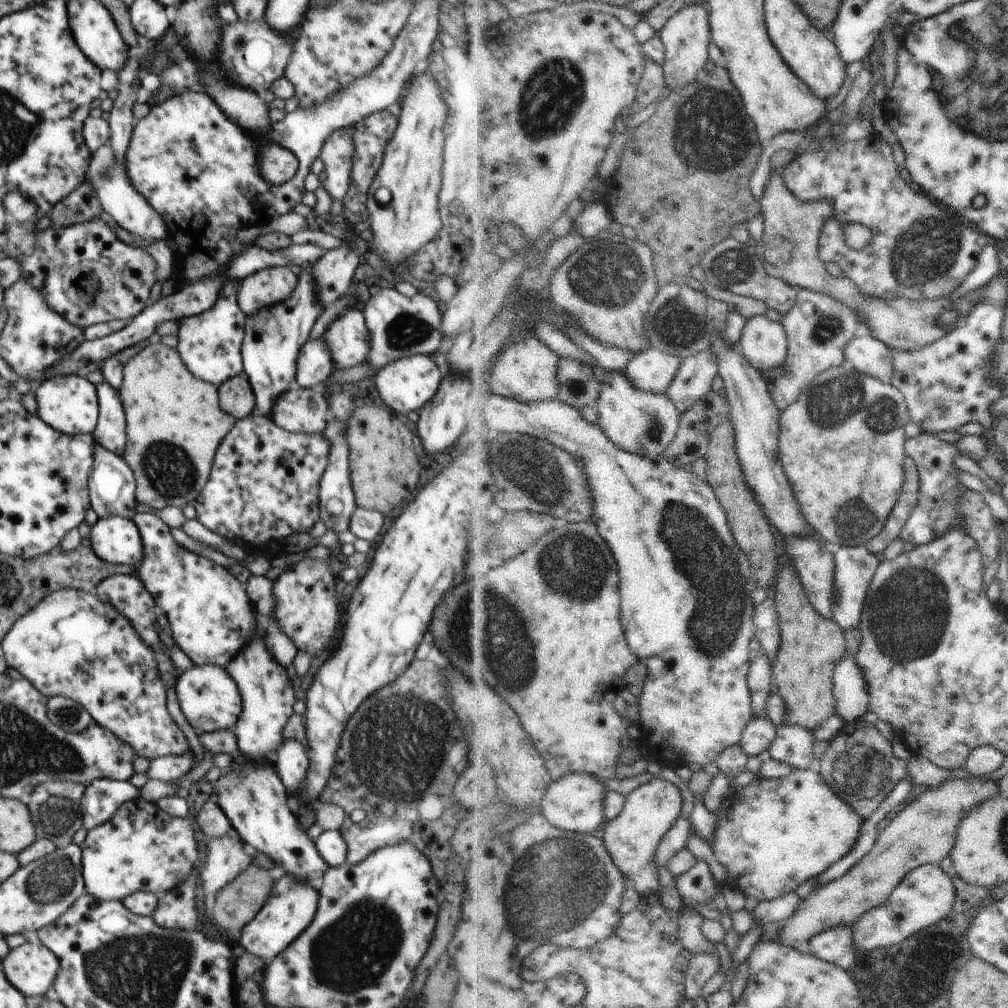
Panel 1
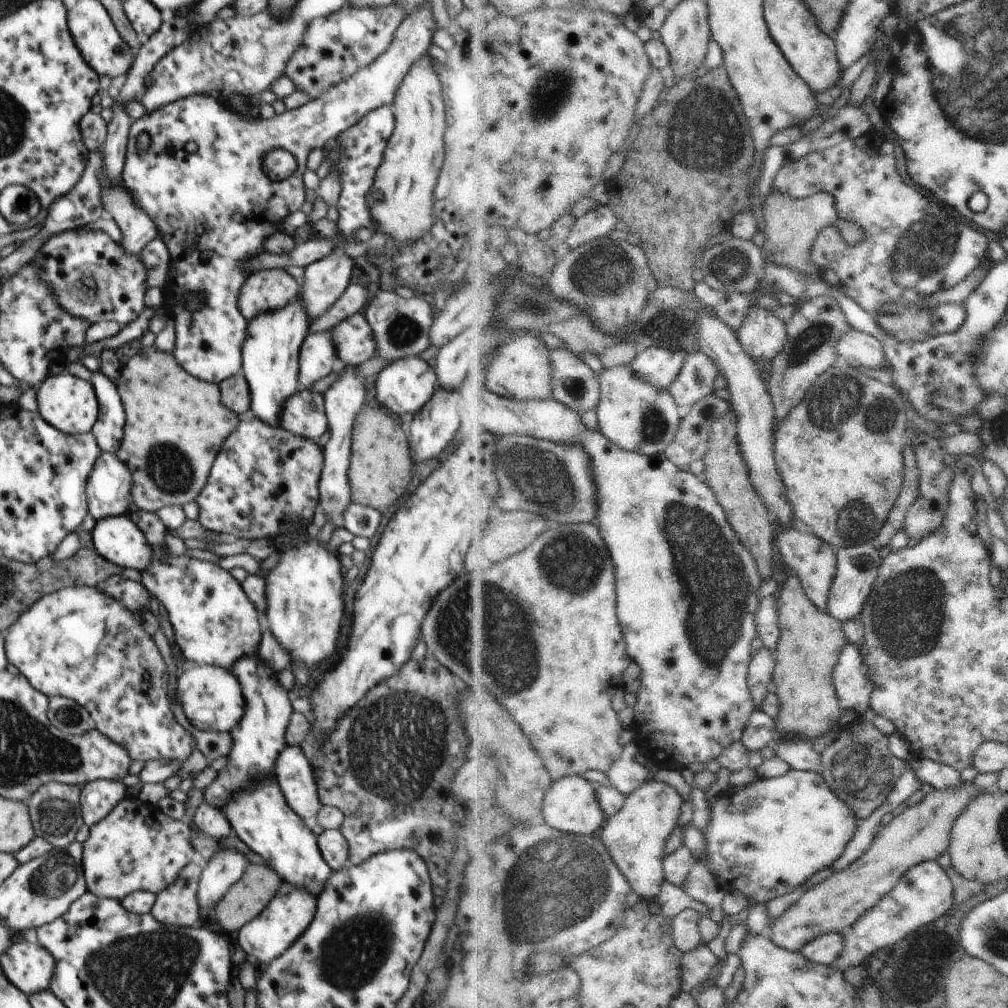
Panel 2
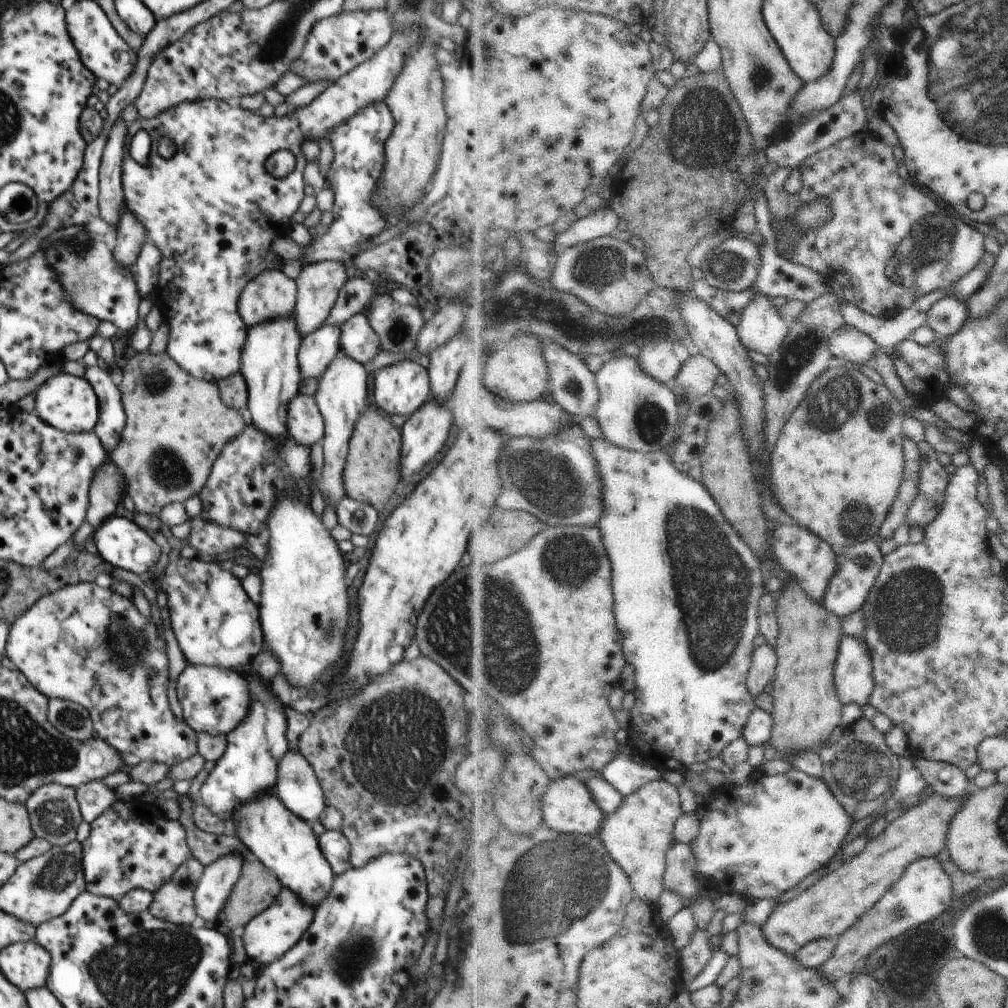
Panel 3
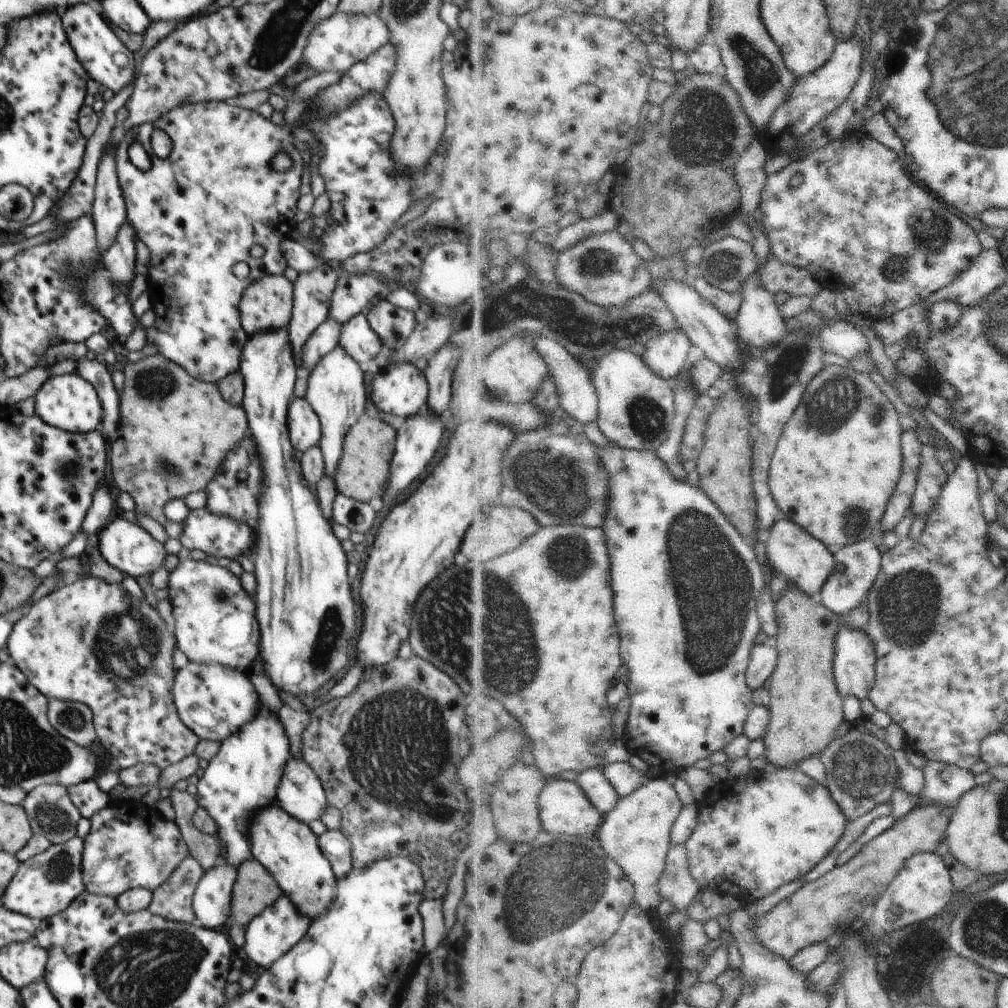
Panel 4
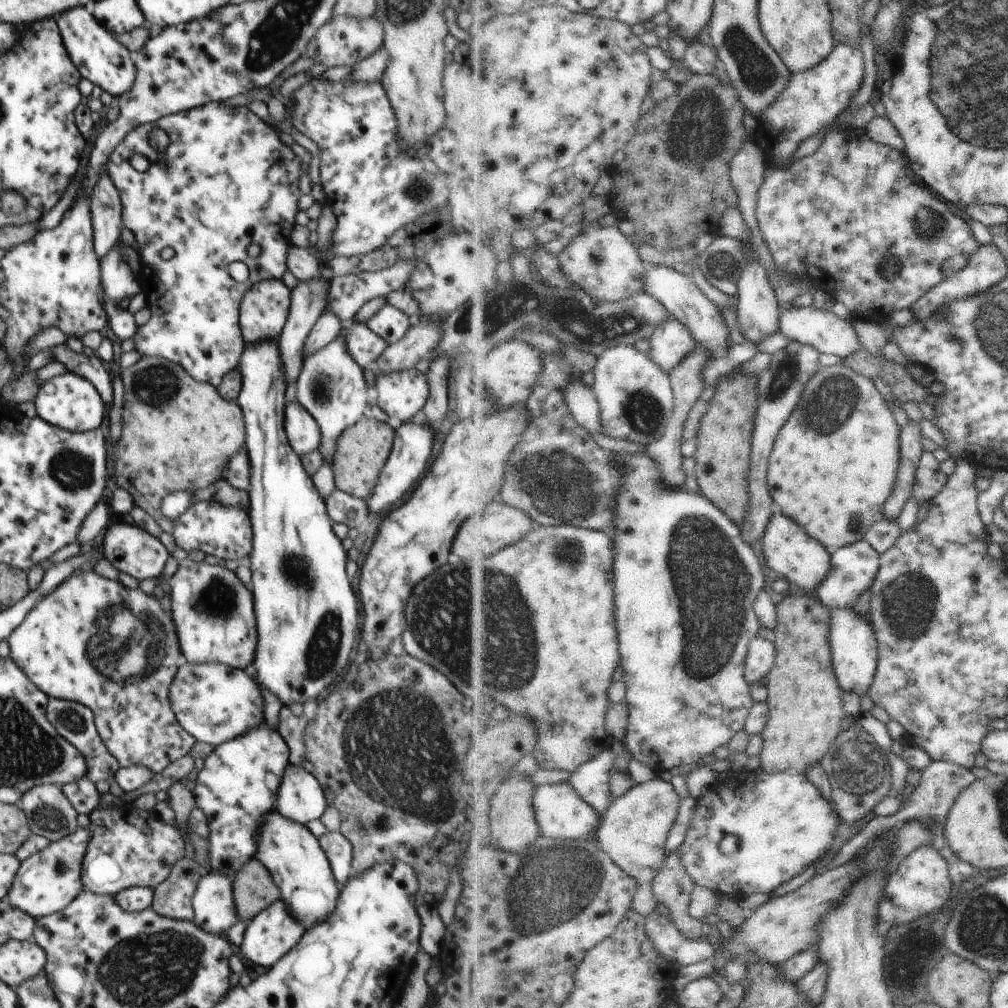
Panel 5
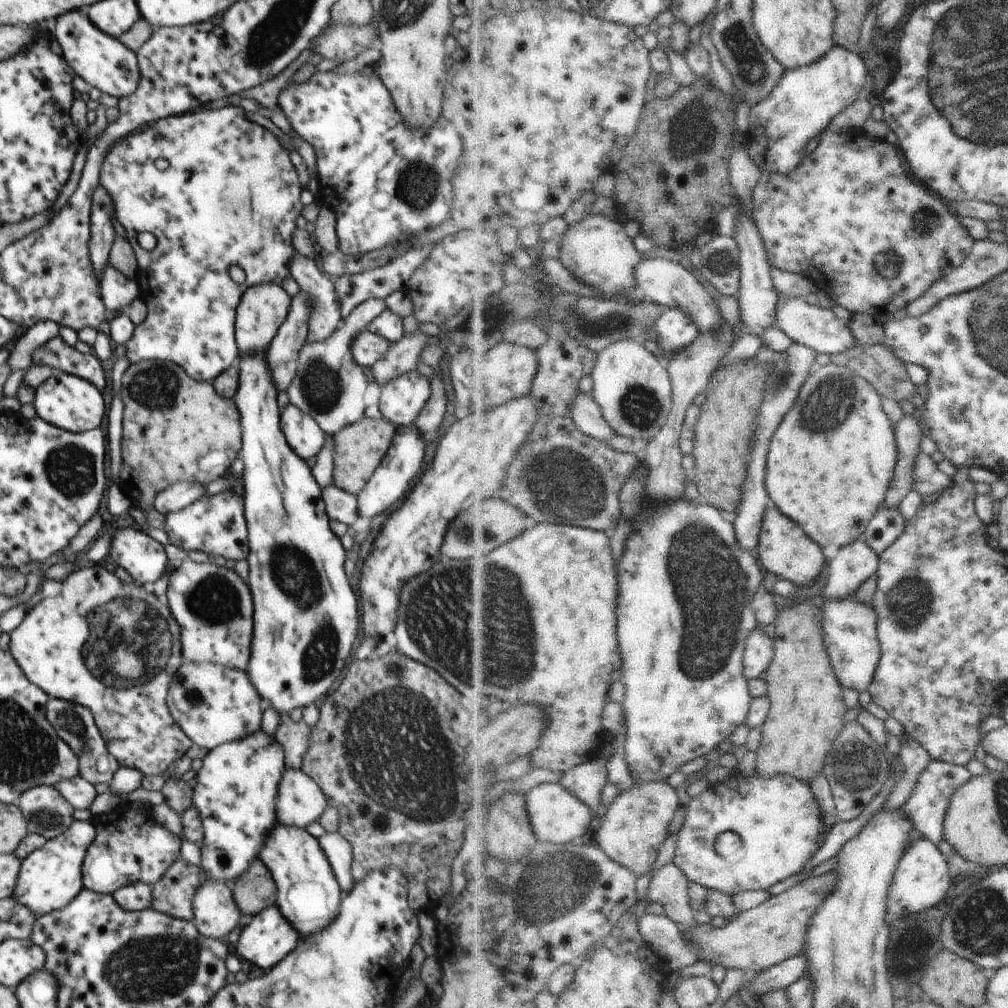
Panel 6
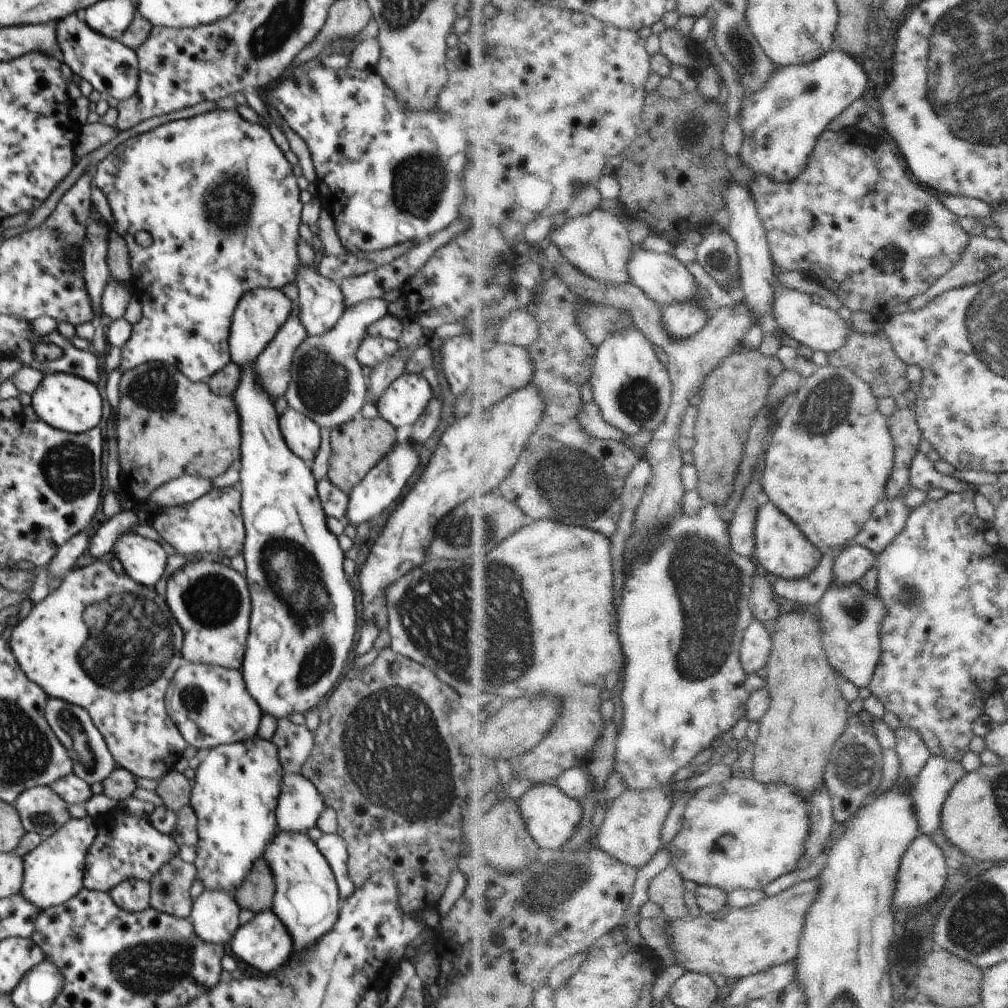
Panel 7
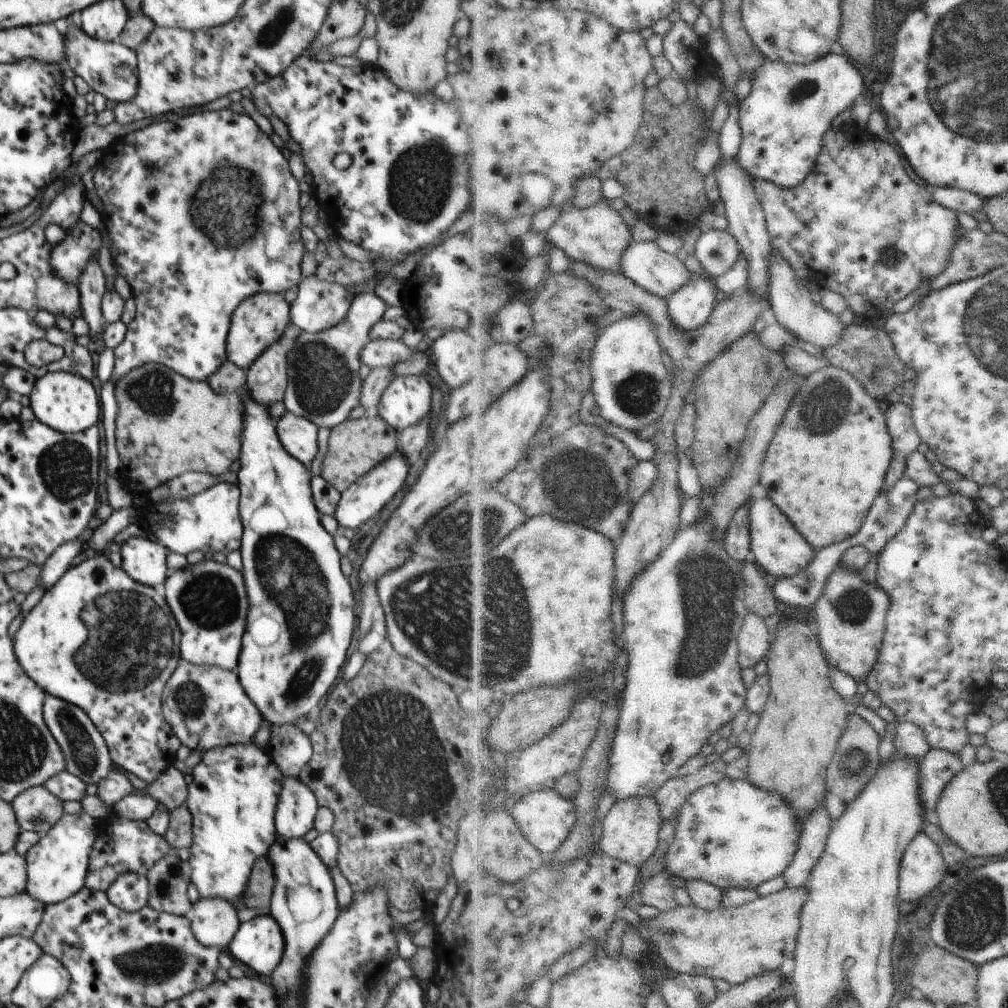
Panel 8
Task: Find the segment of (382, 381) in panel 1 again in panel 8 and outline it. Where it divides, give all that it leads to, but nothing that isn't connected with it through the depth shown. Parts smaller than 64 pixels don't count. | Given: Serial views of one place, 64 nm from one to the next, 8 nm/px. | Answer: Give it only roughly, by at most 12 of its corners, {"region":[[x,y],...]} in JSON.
{"region":[[424,373],[397,376],[378,415],[402,432],[430,413]]}

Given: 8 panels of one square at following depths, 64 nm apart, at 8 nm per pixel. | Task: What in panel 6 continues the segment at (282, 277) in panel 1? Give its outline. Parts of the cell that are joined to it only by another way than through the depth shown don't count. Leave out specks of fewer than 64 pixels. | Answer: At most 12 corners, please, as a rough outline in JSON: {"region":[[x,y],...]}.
{"region":[[276,283],[254,285],[237,306],[240,358],[267,350],[291,297]]}

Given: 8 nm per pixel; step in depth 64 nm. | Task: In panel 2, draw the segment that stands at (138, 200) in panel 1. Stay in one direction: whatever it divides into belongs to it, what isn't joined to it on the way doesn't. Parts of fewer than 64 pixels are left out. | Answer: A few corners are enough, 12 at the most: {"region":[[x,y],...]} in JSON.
{"region":[[98,176],[103,207],[124,235],[127,253],[140,254],[159,236],[157,224],[122,180]]}

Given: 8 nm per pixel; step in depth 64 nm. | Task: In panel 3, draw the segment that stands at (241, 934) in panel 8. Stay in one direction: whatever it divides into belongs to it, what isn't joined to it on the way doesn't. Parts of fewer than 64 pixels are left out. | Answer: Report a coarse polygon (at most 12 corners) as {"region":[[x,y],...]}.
{"region":[[283,887],[245,924],[248,960],[268,966],[308,930],[315,910]]}

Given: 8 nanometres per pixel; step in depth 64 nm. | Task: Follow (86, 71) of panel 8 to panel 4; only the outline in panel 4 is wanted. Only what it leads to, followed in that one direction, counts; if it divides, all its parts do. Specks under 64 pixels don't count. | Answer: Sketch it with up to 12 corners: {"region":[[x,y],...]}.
{"region":[[88,4],[62,16],[89,79],[115,94],[134,83],[137,53]]}

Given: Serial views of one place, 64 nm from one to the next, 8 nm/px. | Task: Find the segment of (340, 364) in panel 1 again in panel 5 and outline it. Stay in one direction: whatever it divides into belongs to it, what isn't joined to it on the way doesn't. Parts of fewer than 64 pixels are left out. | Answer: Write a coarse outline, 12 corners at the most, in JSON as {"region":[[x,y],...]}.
{"region":[[349,322],[341,332],[348,354],[364,370],[389,346],[367,324]]}

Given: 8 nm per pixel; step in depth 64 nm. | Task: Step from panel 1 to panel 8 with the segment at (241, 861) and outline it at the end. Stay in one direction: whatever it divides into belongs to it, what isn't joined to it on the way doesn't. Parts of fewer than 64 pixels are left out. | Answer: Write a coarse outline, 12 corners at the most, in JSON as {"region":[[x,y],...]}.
{"region":[[200,897],[191,929],[207,947],[226,950],[240,928],[235,904]]}

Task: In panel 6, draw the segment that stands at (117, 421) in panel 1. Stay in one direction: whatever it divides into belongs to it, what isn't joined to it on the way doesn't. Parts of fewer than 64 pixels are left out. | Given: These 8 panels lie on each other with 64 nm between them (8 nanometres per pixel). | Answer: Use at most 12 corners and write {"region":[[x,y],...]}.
{"region":[[59,336],[34,352],[32,365],[79,376],[103,393],[106,374],[93,351]]}

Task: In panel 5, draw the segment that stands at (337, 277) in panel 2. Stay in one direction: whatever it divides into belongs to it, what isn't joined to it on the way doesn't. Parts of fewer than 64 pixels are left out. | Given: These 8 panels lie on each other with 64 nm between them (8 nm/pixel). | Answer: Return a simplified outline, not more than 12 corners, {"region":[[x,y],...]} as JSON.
{"region":[[329,280],[298,282],[277,337],[286,386],[304,363],[312,326],[329,304]]}

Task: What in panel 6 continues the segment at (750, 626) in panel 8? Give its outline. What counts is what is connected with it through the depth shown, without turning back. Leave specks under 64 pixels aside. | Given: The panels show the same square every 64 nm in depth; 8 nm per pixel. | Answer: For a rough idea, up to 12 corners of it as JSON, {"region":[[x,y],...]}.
{"region":[[758,627],[748,639],[749,681],[765,677],[776,656],[776,641]]}

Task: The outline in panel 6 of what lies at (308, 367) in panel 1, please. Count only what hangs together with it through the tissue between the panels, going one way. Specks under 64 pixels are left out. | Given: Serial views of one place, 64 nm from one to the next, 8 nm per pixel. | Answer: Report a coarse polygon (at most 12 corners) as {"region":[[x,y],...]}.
{"region":[[298,251],[289,269],[313,300],[306,343],[342,324],[335,284]]}

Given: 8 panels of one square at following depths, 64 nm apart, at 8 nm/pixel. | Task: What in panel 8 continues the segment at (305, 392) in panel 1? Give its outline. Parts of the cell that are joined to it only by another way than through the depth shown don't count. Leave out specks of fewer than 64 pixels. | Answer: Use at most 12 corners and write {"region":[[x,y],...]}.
{"region":[[288,411],[276,428],[285,451],[308,468],[319,428]]}

